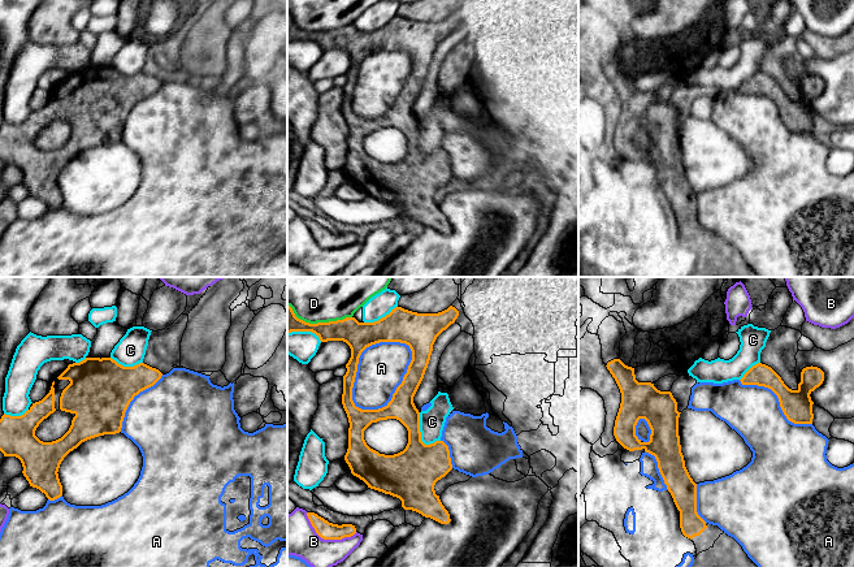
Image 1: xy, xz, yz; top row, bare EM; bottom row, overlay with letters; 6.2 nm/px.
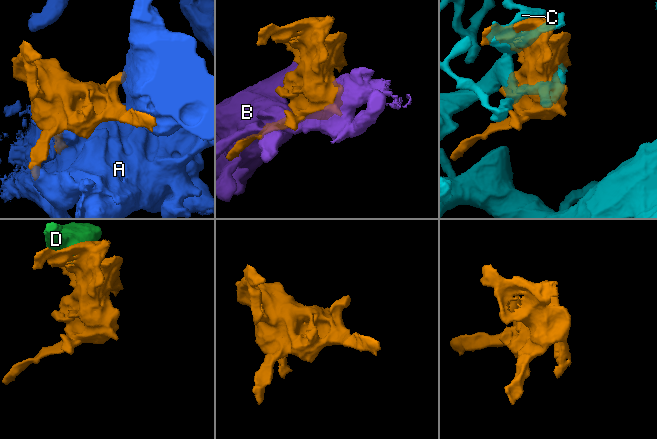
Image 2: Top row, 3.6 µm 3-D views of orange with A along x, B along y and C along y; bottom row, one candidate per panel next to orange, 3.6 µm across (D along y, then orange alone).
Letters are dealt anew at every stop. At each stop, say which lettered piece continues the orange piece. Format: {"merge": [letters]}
{"merge": []}

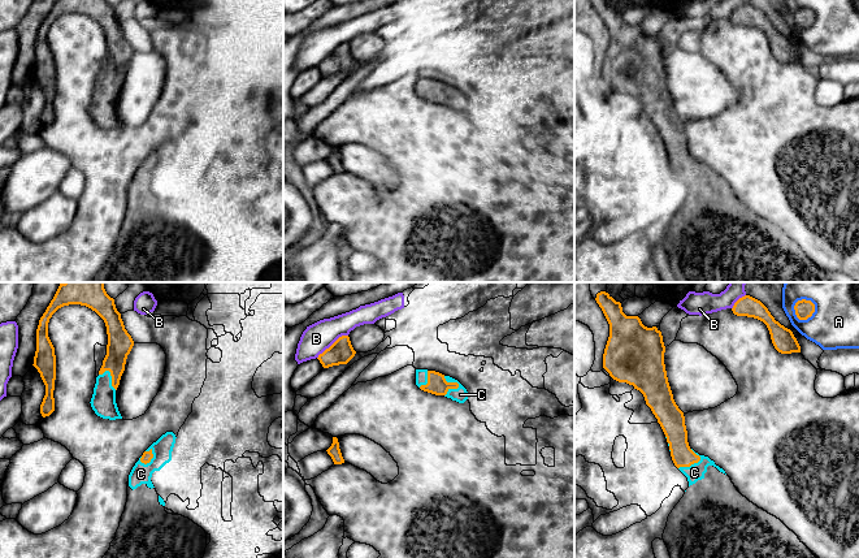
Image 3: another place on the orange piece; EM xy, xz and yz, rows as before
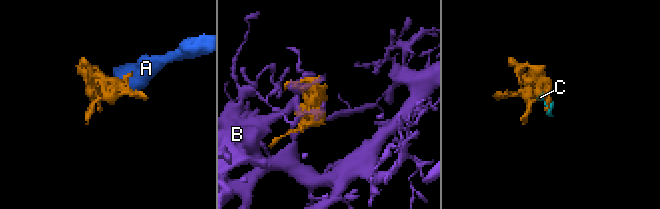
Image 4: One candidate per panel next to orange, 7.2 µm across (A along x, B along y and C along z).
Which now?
{"merge": ["C"]}

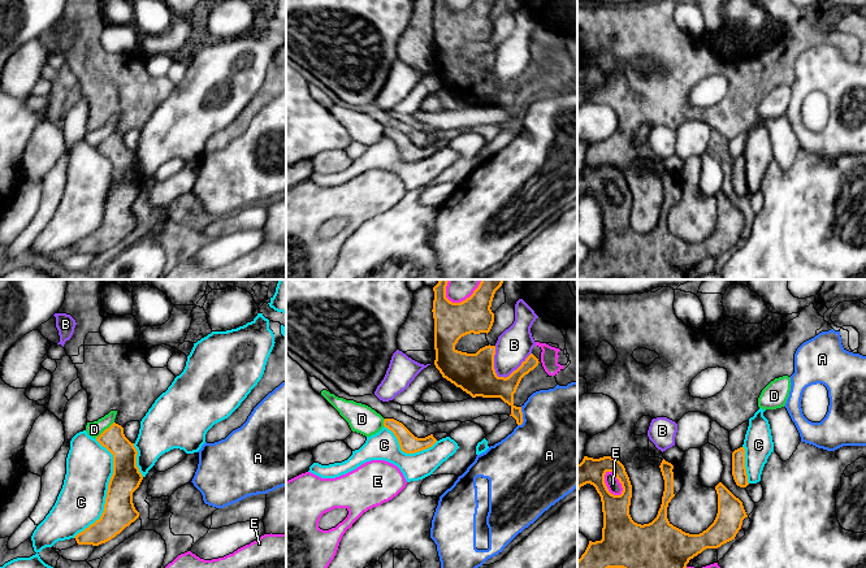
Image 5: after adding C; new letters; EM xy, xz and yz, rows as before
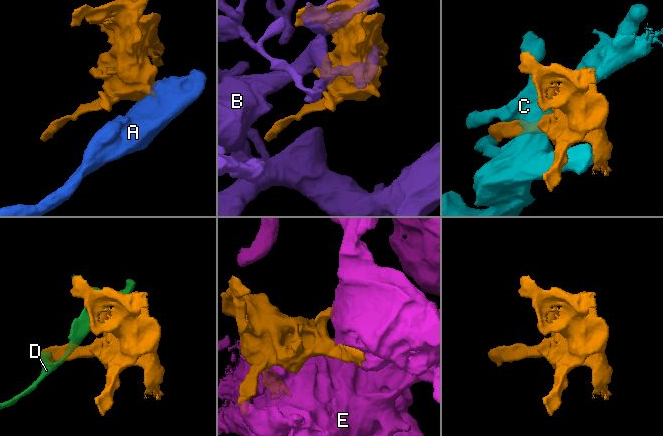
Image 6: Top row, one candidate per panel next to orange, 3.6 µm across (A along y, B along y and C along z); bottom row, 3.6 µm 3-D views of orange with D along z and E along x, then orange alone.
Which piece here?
{"merge": []}

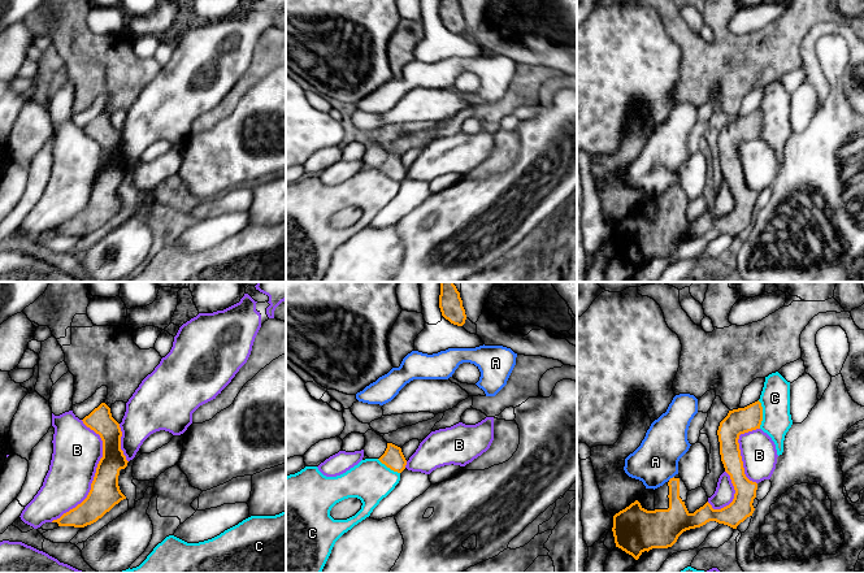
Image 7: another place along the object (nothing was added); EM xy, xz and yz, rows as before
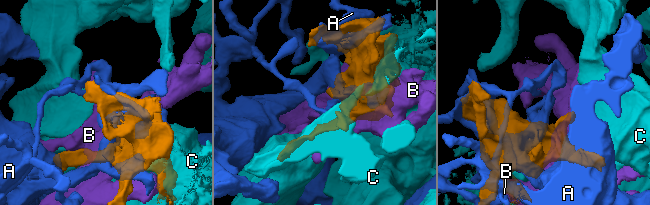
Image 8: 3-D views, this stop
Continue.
{"merge": []}

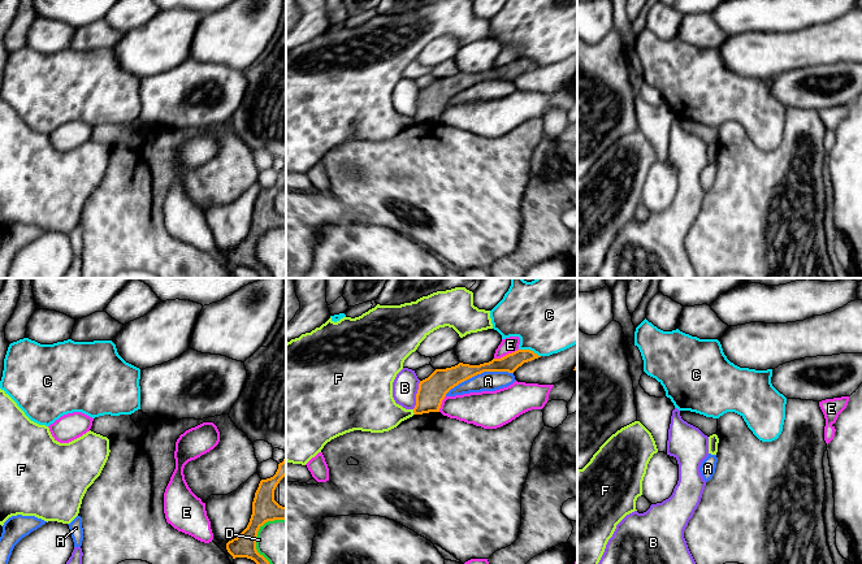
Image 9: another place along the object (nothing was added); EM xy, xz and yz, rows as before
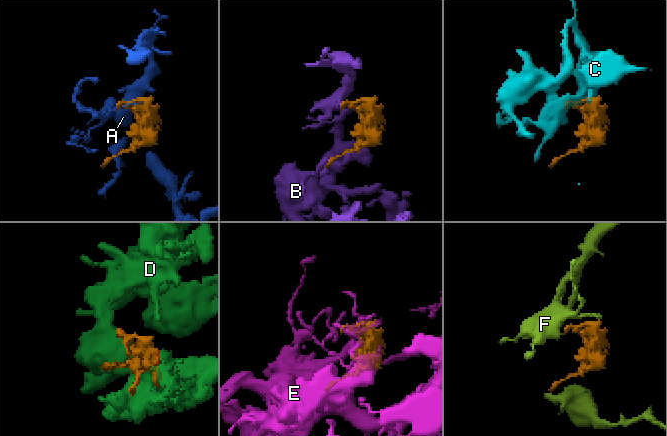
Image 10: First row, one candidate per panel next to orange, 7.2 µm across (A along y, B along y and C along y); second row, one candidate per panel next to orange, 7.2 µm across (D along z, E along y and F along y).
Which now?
{"merge": []}

